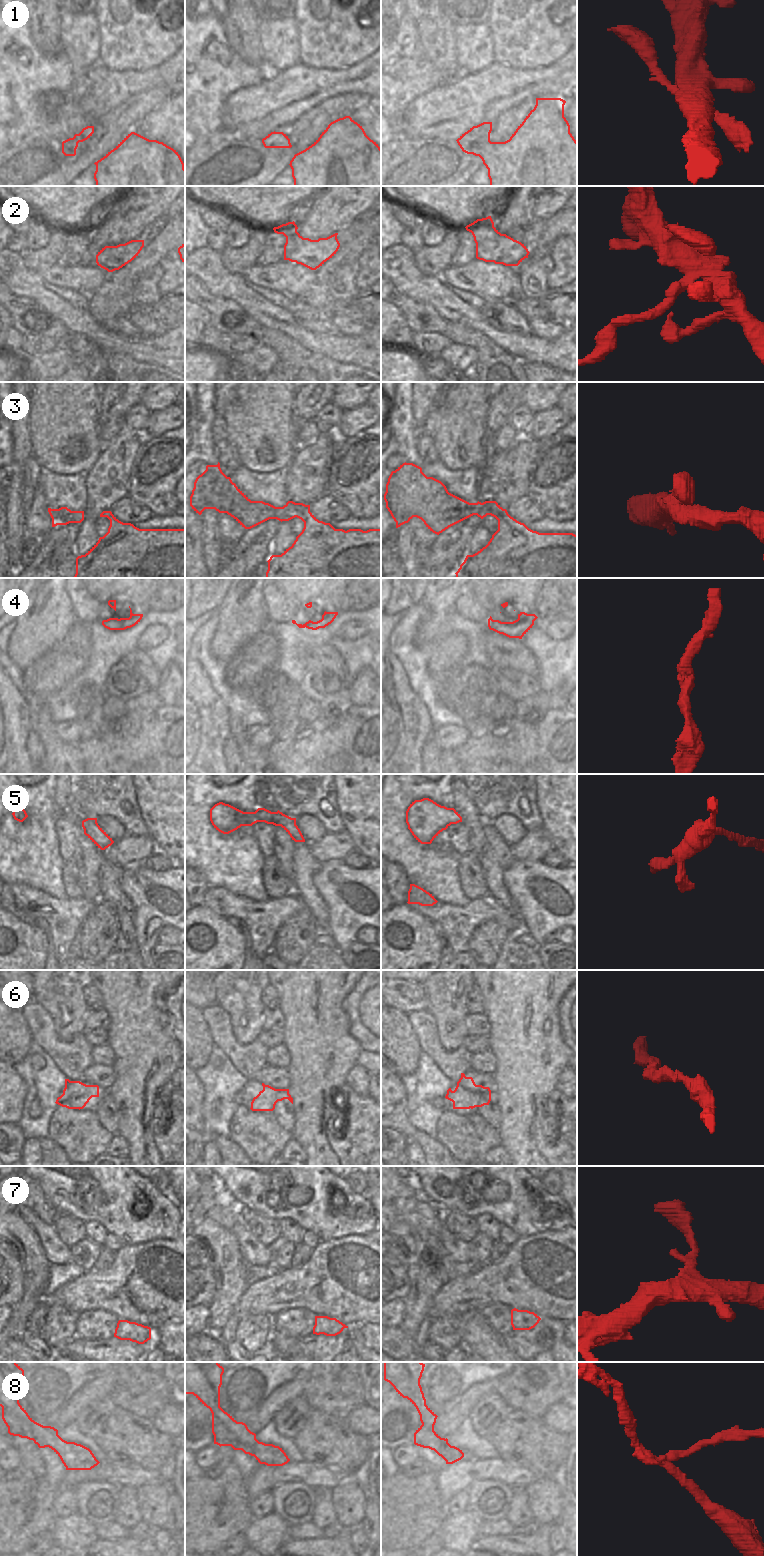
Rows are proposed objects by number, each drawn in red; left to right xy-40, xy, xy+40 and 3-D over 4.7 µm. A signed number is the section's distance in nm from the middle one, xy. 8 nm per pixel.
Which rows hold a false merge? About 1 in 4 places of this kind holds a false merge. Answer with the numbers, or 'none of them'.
2, 8

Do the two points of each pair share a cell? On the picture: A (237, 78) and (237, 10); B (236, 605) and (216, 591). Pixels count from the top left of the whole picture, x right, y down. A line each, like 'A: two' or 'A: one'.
A: two
B: two

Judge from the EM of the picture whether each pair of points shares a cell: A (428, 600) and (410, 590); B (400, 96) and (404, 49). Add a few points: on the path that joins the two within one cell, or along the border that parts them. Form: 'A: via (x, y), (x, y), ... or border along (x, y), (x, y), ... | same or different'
A: border along (426, 588), (419, 601) | different
B: via (400, 84), (400, 61) | same

